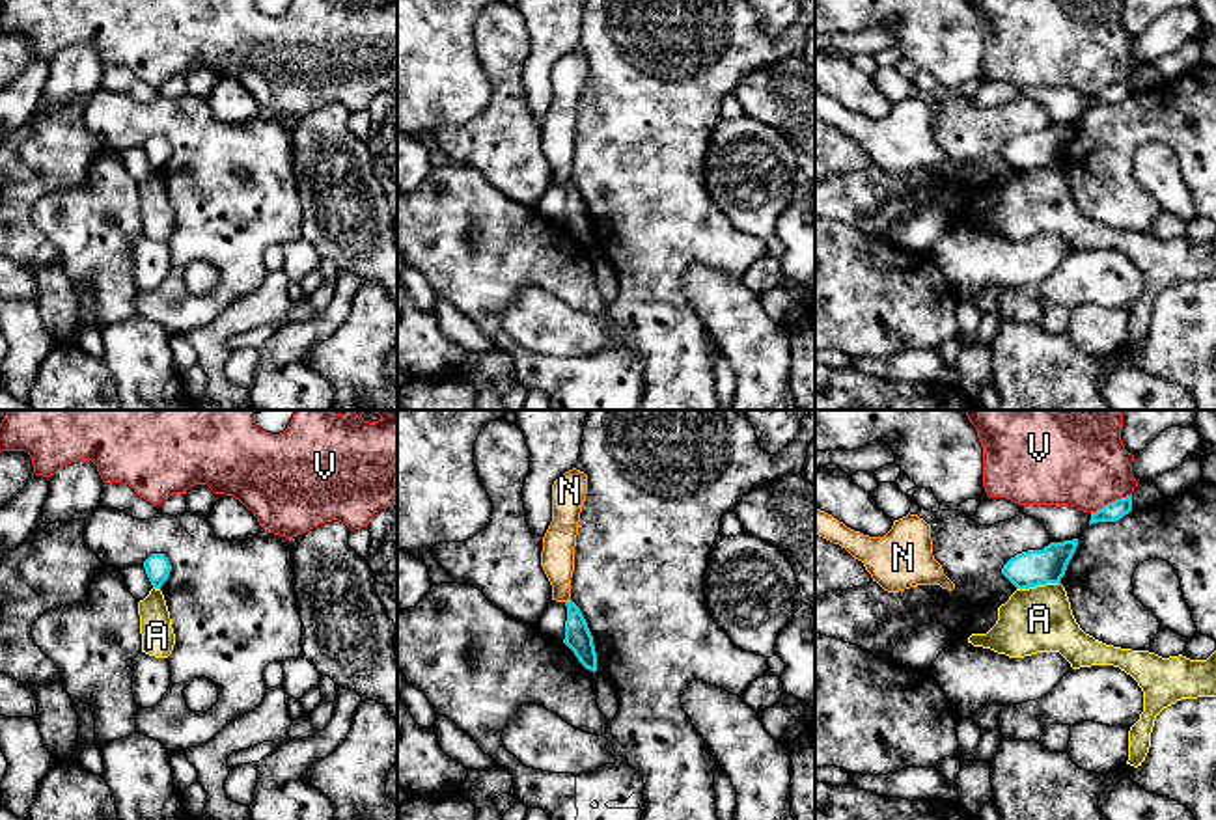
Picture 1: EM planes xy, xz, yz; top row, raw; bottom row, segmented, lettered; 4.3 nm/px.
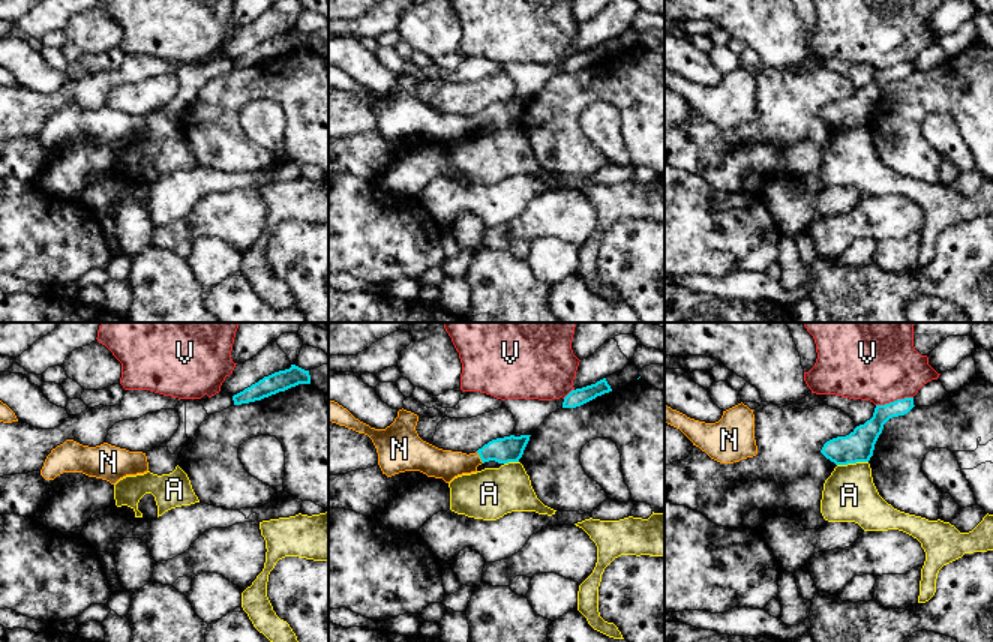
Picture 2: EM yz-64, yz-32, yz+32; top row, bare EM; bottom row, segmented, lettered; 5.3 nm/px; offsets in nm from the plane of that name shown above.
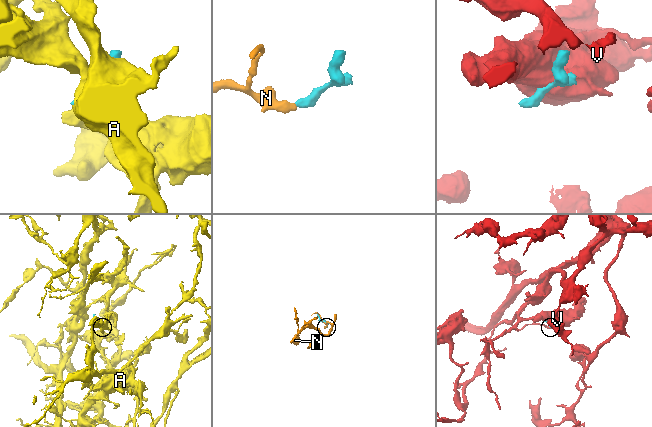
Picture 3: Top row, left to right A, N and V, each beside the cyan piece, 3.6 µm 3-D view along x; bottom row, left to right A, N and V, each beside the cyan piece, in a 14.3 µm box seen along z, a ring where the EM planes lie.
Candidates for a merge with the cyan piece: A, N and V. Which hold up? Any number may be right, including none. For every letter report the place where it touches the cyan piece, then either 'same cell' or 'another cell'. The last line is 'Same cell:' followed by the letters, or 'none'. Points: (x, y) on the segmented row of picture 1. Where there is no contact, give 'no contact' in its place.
A: yz (1037, 584) | another cell
N: xz (567, 601) | same cell
V: yz (1112, 502) | another cell
Same cell: N

